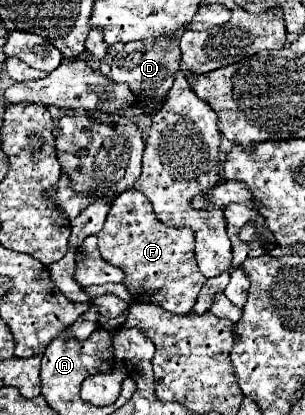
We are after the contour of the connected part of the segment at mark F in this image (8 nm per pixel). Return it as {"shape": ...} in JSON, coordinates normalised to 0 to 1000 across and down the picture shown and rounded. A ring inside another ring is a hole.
{"shape":[[[452,458],[407,463],[367,487],[348,540],[341,540],[334,559],[321,564],[321,602],[354,636],[387,641],[413,660],[407,689],[426,699],[439,723],[518,733],[564,757],[616,757],[630,742],[630,728],[643,728],[643,713],[649,713],[662,684],[675,680],[675,670],[649,651],[643,622],[636,622],[636,559],[623,549],[557,549],[557,545],[531,540],[511,525],[511,516],[498,511],[492,482]]]}

